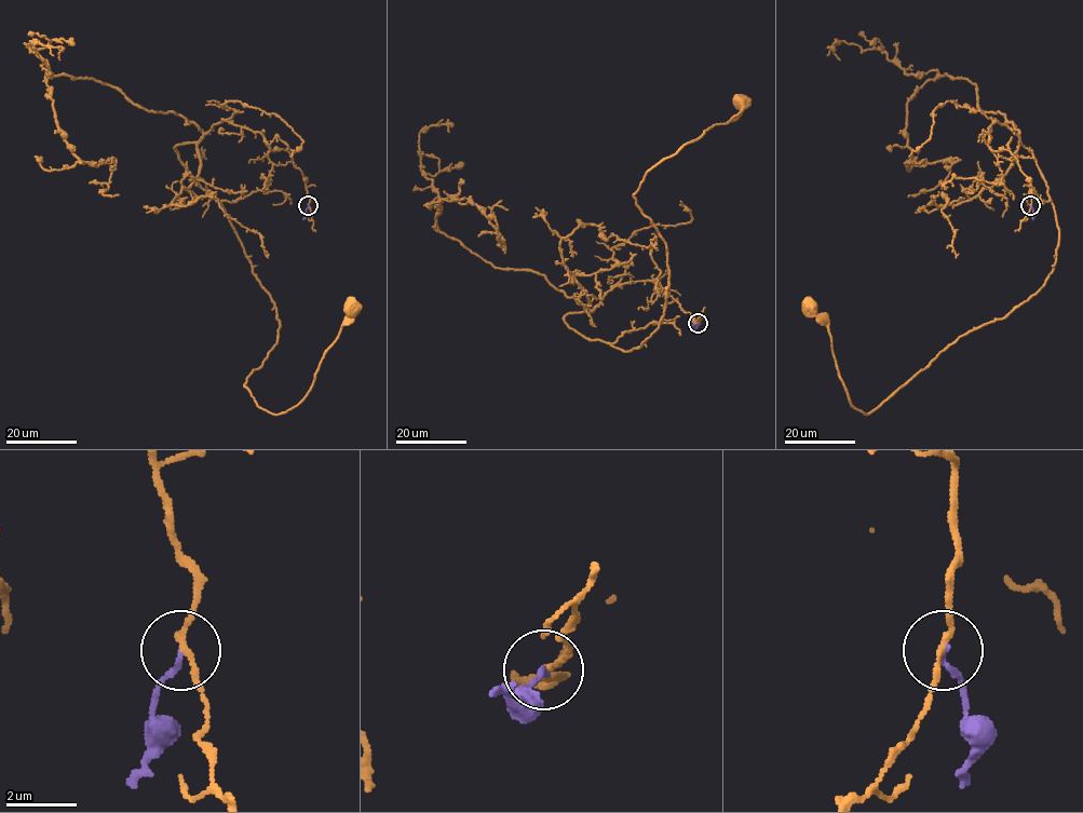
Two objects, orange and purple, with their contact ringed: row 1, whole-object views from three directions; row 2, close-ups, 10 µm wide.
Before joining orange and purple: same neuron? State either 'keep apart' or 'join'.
keep apart

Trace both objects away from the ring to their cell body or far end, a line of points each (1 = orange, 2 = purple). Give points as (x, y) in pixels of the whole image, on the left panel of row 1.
1: (308, 206), (259, 132), (225, 121), (175, 148), (275, 308), (256, 404), (296, 405), (352, 308)
2: (308, 206), (302, 219)

